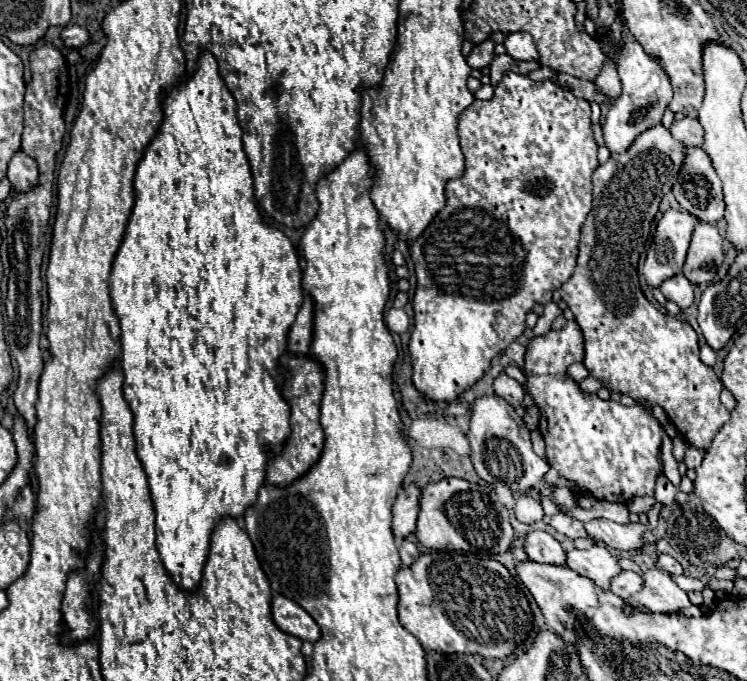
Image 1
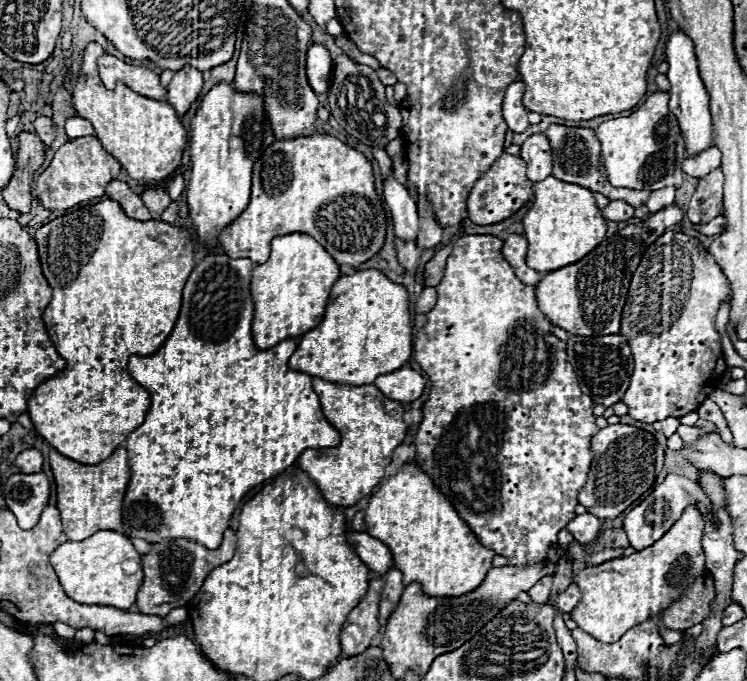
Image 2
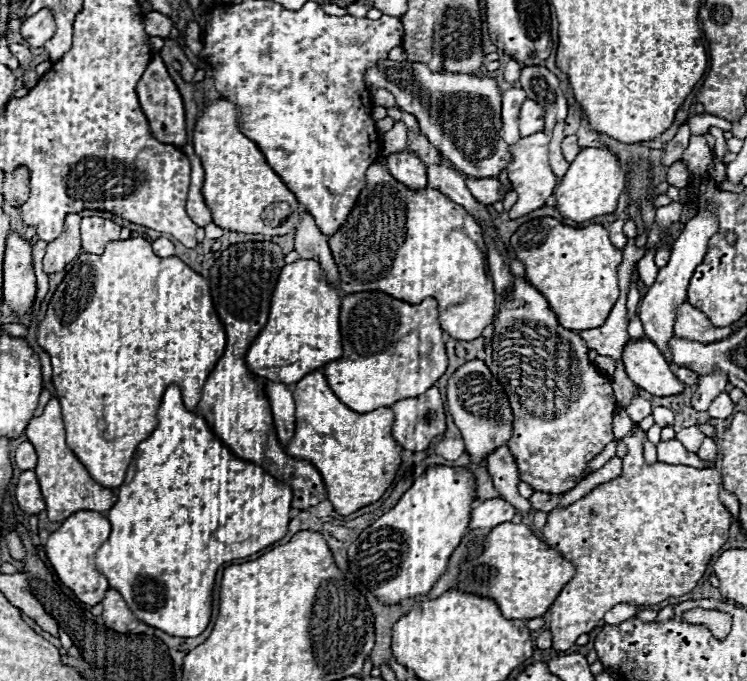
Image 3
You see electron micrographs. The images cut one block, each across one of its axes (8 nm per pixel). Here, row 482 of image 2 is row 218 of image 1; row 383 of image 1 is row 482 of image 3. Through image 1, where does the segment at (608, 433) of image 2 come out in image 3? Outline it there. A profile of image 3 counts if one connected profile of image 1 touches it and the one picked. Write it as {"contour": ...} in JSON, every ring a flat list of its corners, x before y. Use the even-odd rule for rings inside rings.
{"contour":[[638,428,638,434,624,438,628,444,628,454,622,458,622,474,618,478,596,486,570,506,554,508,548,512,546,526,542,528,546,544,556,548,576,566,574,578,562,588,550,608,550,632,554,650,568,650,574,646,576,638,596,628,598,620,602,620,604,614,616,604,652,606,664,602,670,596,682,596,690,592,704,576,710,558,728,540,730,512,718,498,722,474,714,468,702,470,662,462,646,464,642,456,644,436,646,432]]}

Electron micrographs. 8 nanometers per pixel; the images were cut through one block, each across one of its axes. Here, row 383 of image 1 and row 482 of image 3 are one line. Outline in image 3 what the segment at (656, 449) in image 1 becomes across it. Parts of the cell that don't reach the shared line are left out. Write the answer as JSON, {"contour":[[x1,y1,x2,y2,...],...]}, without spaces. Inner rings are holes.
{"contour":[[514,278,512,288,504,294,494,318,494,336,484,342,484,352,484,362,500,382,512,408,512,436,506,446,516,460,520,480,528,482,538,492,568,492,582,478,586,464,614,440,612,418,616,412,616,398,608,376,588,358,588,344,580,334,562,328,548,300,524,278]]}

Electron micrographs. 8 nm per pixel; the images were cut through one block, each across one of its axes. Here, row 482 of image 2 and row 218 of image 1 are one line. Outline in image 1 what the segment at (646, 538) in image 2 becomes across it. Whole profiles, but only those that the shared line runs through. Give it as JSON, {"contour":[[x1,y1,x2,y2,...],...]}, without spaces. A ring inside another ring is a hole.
{"contour":[[666,210,656,224,654,242,648,248,644,276,648,286,658,288,666,278,680,274,686,260,692,230,698,218,684,210]]}

